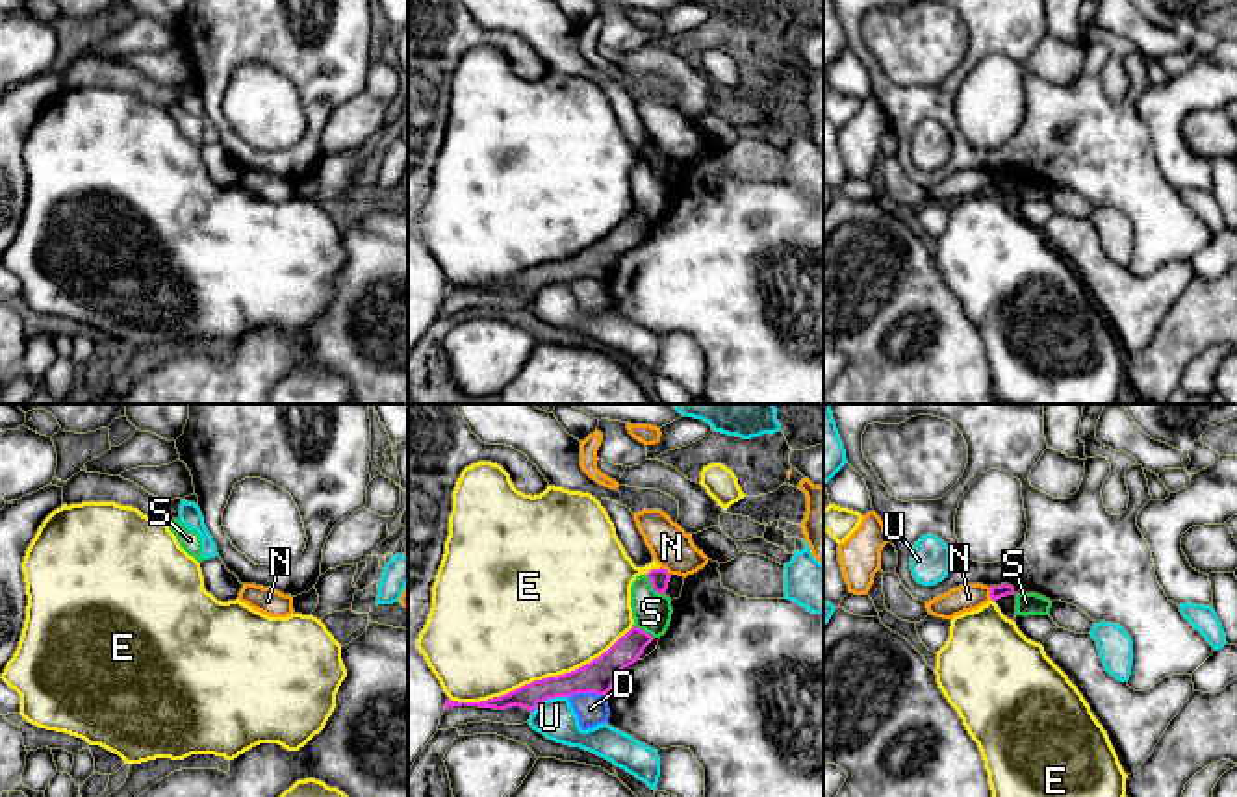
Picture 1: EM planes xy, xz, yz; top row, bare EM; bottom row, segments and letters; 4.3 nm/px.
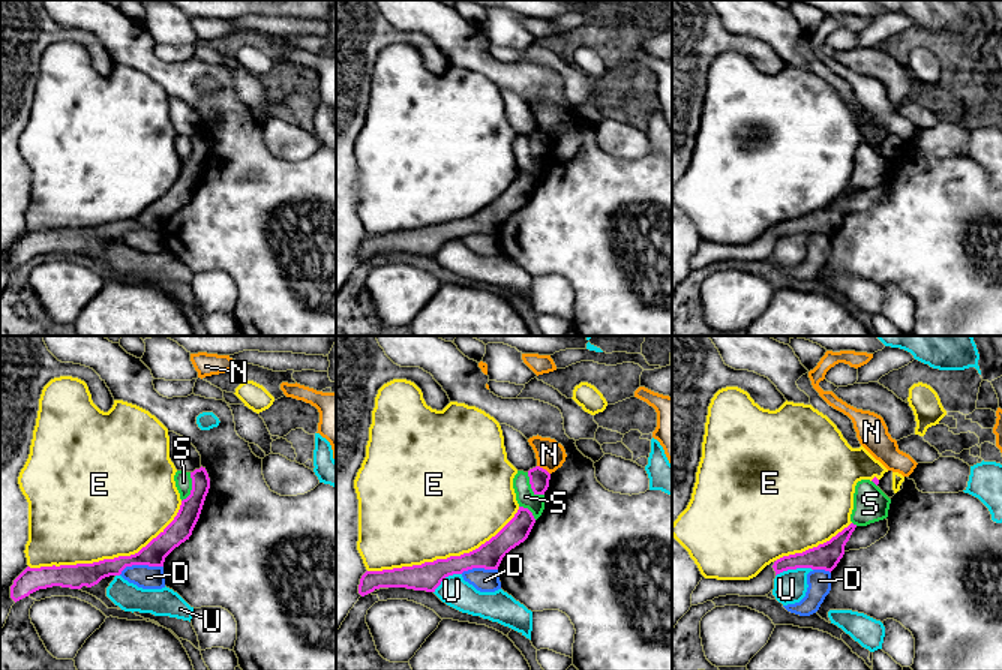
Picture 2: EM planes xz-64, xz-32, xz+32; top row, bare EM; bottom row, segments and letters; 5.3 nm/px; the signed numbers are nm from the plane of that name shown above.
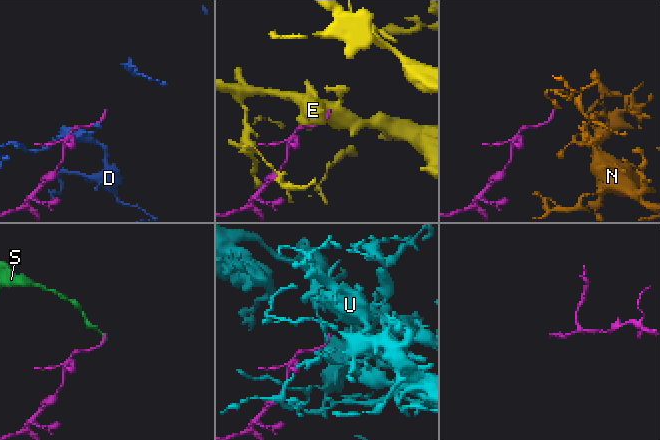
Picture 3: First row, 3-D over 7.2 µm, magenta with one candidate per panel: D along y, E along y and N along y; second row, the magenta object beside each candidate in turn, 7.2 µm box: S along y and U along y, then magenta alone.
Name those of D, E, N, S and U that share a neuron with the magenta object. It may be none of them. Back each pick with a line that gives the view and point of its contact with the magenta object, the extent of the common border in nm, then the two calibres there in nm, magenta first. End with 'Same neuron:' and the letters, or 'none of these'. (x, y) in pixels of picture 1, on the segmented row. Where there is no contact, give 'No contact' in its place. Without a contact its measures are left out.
Same neuron: none of these

